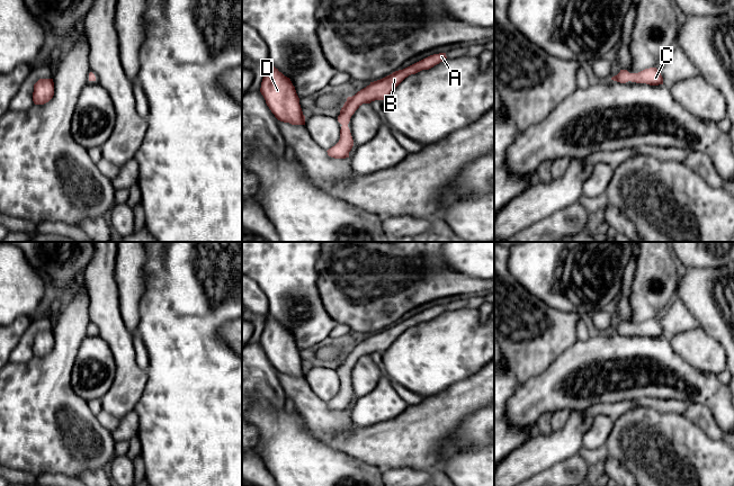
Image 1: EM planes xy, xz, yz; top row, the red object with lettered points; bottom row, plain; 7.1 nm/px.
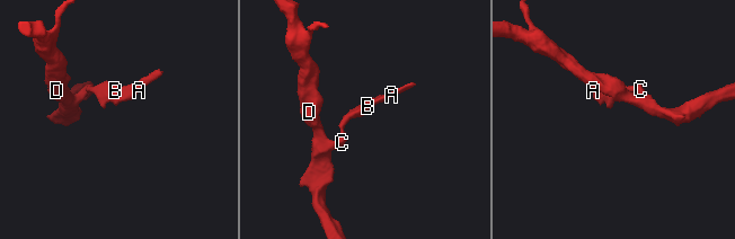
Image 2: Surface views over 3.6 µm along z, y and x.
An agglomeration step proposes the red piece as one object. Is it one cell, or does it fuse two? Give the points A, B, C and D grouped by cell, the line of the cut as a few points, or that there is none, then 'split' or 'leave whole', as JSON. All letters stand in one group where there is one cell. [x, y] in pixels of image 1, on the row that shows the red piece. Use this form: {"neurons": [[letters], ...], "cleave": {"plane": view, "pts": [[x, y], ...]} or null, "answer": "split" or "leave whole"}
{"neurons": [["A", "B", "C", "D"]], "cleave": null, "answer": "leave whole"}

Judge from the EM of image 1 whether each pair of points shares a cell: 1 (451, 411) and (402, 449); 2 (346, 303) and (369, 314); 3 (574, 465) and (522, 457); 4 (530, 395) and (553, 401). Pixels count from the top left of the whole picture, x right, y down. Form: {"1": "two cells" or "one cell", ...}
{"1": "one cell", "2": "one cell", "3": "two cells", "4": "one cell"}

